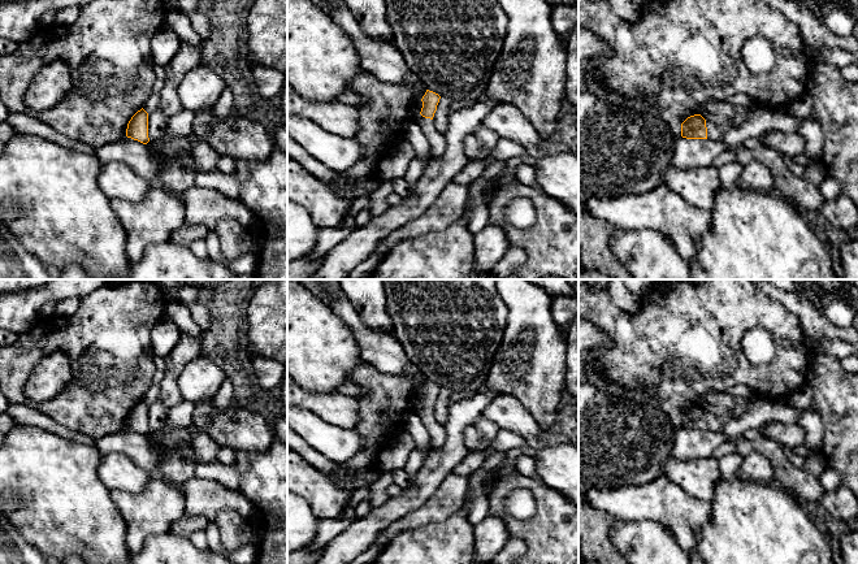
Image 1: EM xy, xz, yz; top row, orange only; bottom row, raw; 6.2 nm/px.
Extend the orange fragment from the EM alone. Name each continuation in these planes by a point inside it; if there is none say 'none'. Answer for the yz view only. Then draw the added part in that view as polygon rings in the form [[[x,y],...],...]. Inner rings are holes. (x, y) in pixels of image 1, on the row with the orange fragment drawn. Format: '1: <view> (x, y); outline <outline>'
1: yz (714, 131); outline [[[736,107],[733,117],[723,125],[715,125],[706,121],[707,139],[720,142],[727,130],[734,126],[740,126],[748,117],[749,110],[744,107]]]

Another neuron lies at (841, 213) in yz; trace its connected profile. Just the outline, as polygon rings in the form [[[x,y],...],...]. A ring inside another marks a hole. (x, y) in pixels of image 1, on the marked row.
[[[844,194],[832,201],[826,201],[819,213],[823,222],[831,224],[838,231],[842,230],[848,234],[858,231],[858,208]]]

